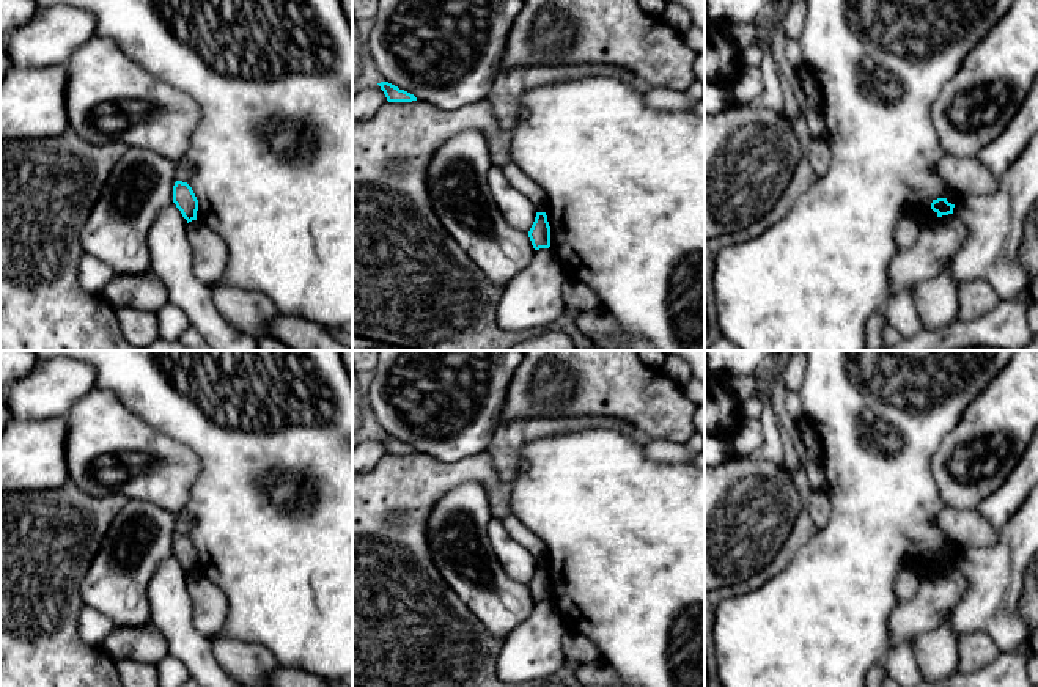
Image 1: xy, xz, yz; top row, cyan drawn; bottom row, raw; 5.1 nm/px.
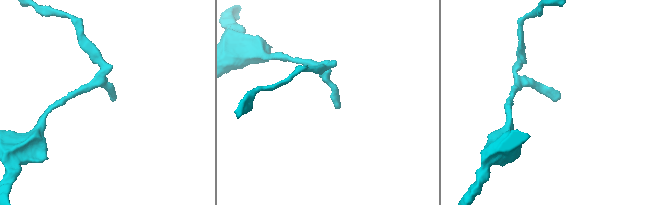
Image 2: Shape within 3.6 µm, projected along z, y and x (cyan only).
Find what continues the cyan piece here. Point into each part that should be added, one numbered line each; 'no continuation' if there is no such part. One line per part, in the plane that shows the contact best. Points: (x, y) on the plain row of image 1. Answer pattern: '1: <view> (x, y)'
no continuation

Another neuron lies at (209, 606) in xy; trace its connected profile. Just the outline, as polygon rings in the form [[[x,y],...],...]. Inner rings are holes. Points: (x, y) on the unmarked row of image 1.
[[[192,572],[186,580],[192,599],[193,626],[204,634],[217,632],[228,616],[225,593],[200,572]]]

